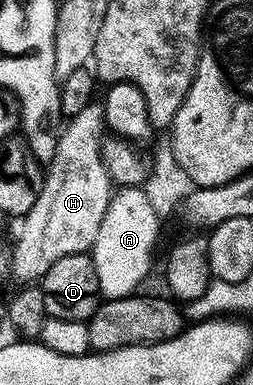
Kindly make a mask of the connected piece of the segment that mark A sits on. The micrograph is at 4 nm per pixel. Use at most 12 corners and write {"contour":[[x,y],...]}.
{"contour":[[143,187],[112,195],[90,249],[104,300],[132,296],[162,218]]}

